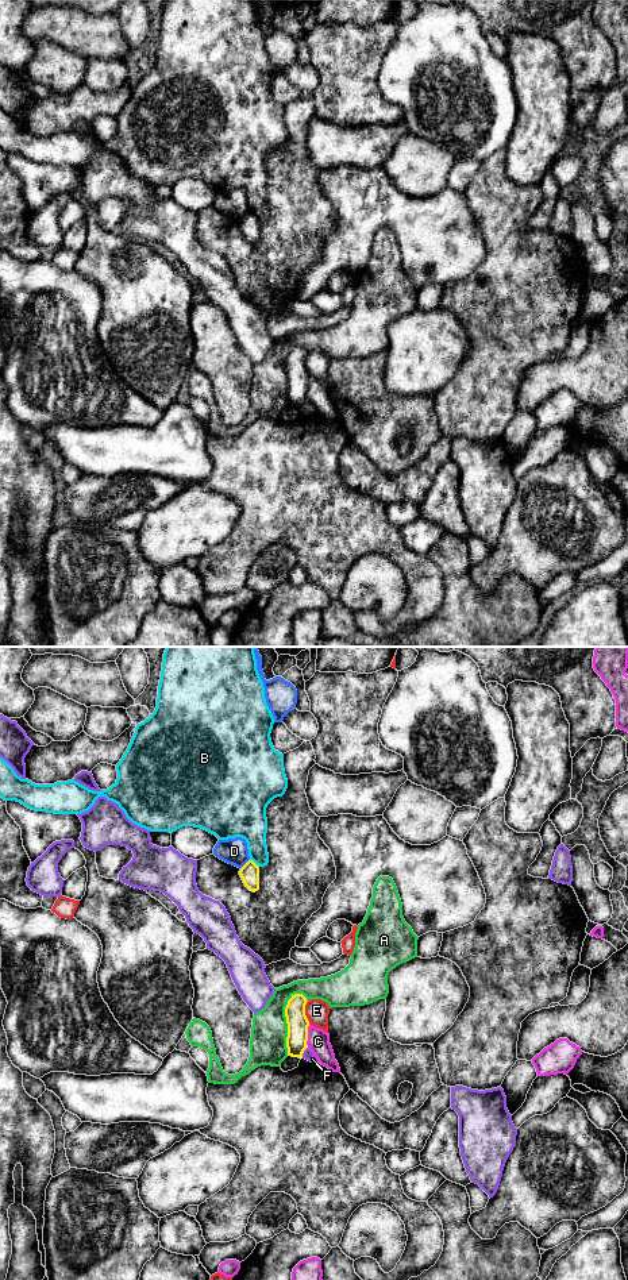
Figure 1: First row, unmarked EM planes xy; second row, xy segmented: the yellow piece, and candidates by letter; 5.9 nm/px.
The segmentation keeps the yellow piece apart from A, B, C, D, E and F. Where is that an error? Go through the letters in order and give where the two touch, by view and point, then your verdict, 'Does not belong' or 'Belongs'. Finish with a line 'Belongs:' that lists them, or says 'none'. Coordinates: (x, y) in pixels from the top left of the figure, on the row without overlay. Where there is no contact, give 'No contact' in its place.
A: Touches yellow at xy (286, 373). Does not belong
B: Touches yellow at xy (254, 215). Does not belong
C: Touches yellow at xy (307, 388). Does not belong
D: Touches yellow at xy (245, 216). Does not belong
E: Touches yellow at xy (304, 363). Does not belong
F: Touches yellow at xy (303, 404). Does not belong
Belongs: none

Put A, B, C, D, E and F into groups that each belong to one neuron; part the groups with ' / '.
A / B / C / D / E / F

